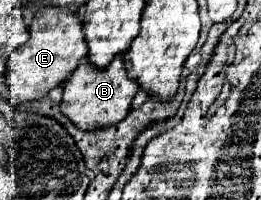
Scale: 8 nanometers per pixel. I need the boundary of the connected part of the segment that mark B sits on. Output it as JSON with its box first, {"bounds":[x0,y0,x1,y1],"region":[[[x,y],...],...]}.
{"bounds":[61,57,139,129],"region":[[[115,57],[107,69],[99,69],[93,63],[81,63],[69,79],[63,83],[63,101],[61,101],[61,111],[81,129],[99,129],[113,125],[121,121],[129,109],[131,101],[139,89],[139,83],[131,79],[123,67],[123,57]]]}

